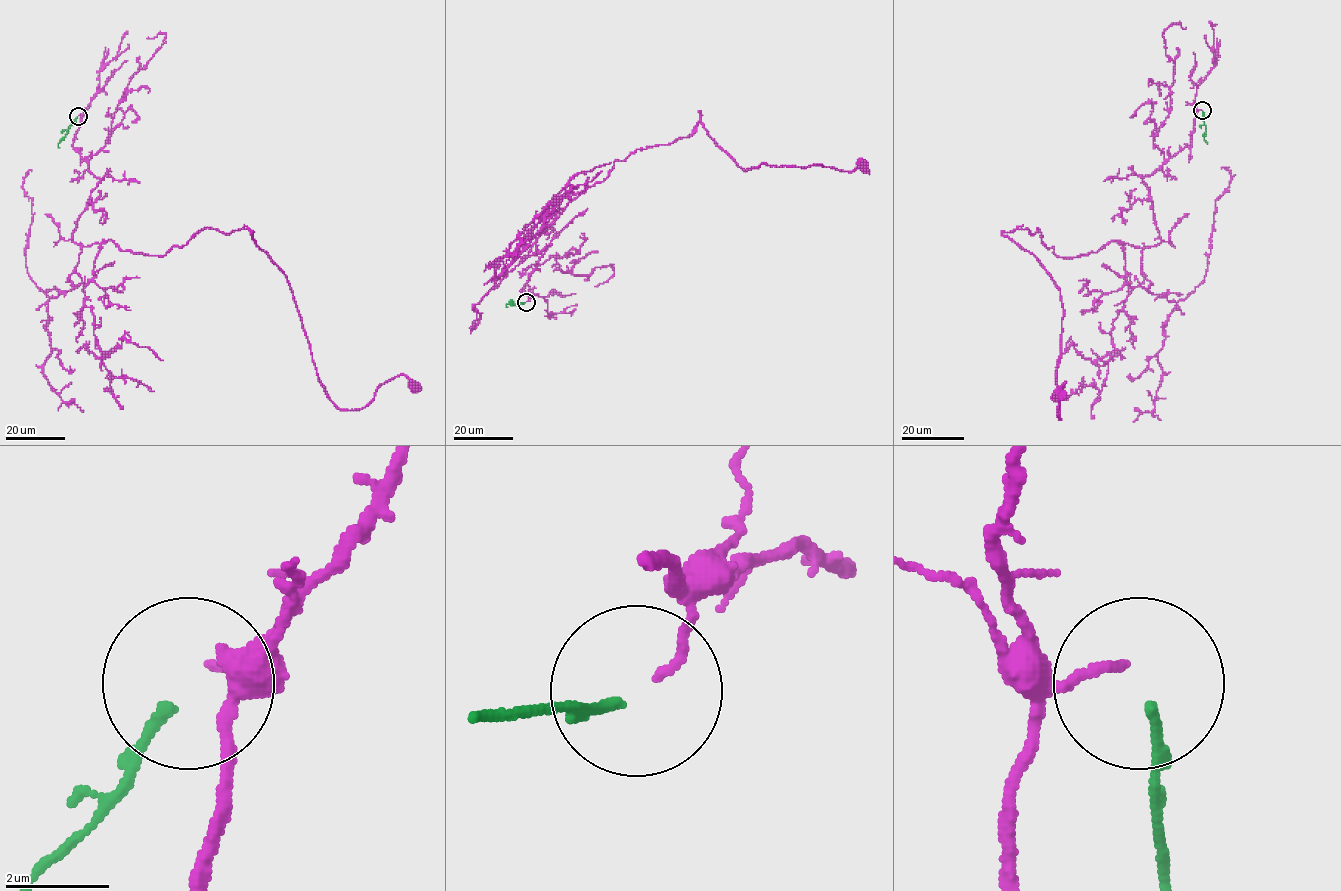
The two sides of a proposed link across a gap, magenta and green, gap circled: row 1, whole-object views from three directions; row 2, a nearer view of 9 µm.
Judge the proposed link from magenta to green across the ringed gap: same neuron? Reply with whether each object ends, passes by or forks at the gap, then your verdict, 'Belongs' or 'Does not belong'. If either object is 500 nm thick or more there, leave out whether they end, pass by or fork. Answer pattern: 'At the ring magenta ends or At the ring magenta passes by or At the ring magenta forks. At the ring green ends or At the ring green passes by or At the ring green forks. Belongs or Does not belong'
At the ring magenta ends. At the ring green ends. Belongs

